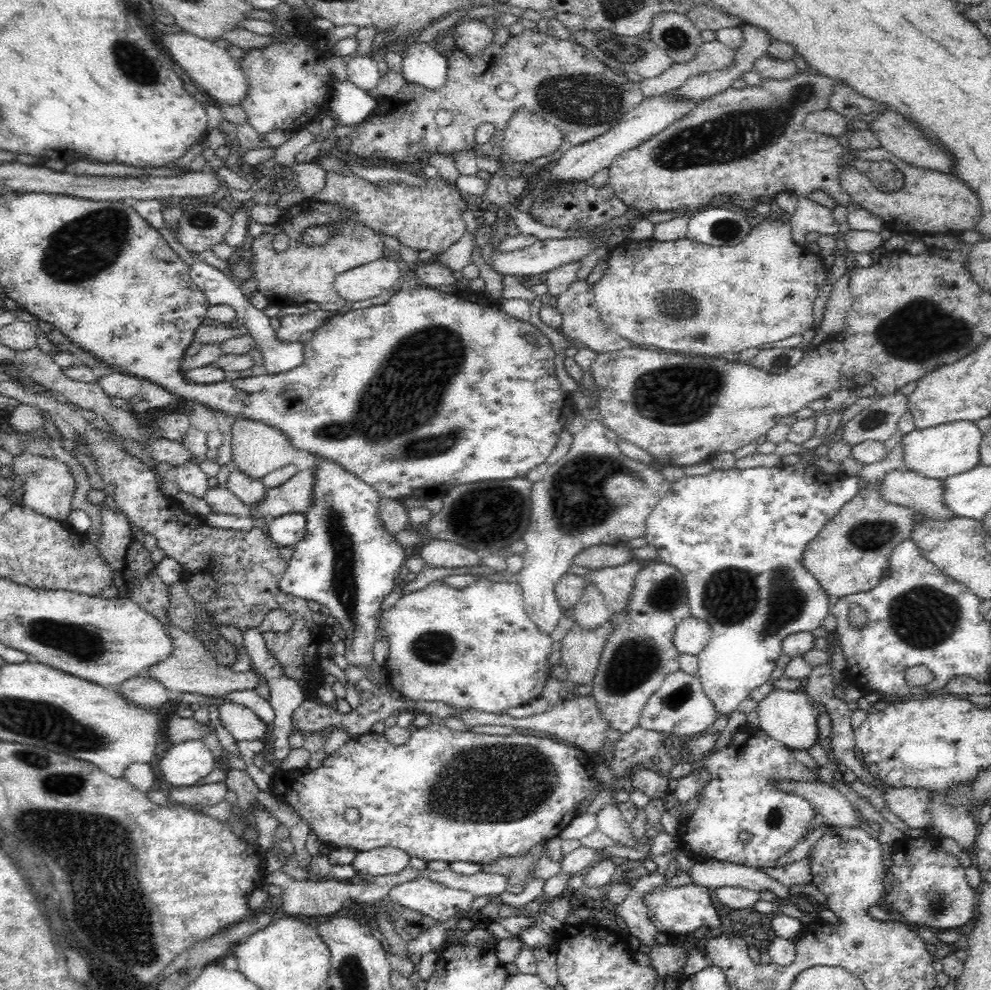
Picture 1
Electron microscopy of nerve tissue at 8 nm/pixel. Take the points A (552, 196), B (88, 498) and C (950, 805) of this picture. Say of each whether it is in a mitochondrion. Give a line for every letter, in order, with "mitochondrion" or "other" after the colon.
A: mitochondrion
B: other
C: mitochondrion

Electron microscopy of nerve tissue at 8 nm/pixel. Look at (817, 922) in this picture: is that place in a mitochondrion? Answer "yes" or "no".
no

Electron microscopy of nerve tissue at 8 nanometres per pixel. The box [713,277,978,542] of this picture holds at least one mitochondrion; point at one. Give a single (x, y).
(919, 331)

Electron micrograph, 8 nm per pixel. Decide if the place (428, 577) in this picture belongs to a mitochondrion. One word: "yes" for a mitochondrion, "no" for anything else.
no

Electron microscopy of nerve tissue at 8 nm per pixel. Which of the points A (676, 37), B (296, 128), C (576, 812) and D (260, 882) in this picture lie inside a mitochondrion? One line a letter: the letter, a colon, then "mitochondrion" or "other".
A: mitochondrion
B: other
C: other
D: other

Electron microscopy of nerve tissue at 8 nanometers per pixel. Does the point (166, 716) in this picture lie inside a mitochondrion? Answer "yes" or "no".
no

